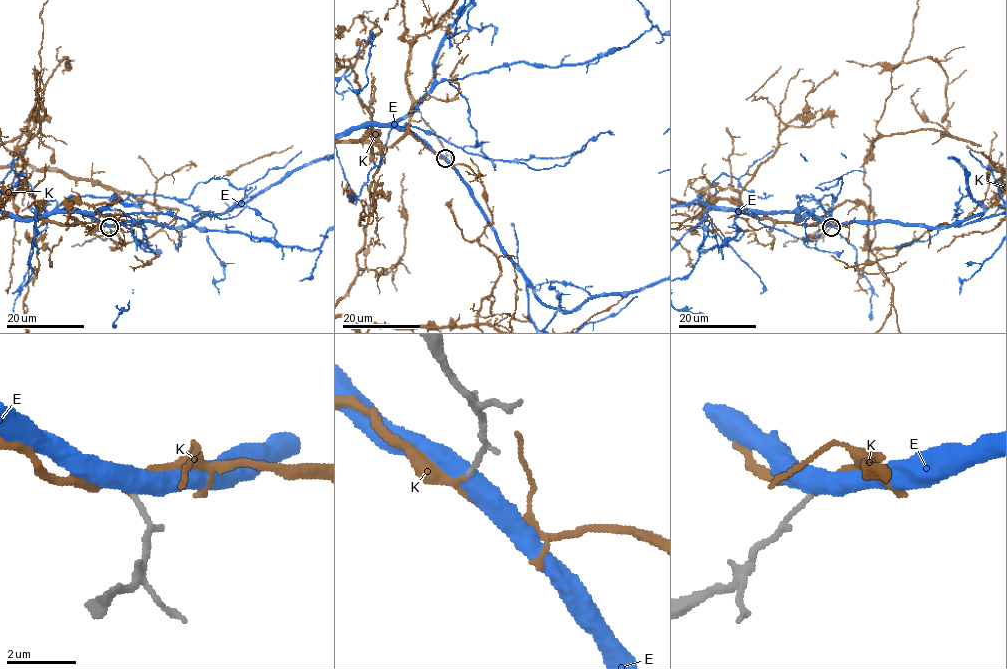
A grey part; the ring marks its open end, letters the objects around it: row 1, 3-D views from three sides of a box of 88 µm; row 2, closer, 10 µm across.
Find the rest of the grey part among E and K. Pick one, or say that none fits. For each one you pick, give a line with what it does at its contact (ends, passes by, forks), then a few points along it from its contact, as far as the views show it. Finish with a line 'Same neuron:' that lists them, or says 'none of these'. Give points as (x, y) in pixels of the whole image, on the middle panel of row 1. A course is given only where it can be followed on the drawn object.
K: it passes by
Same neuron: K

